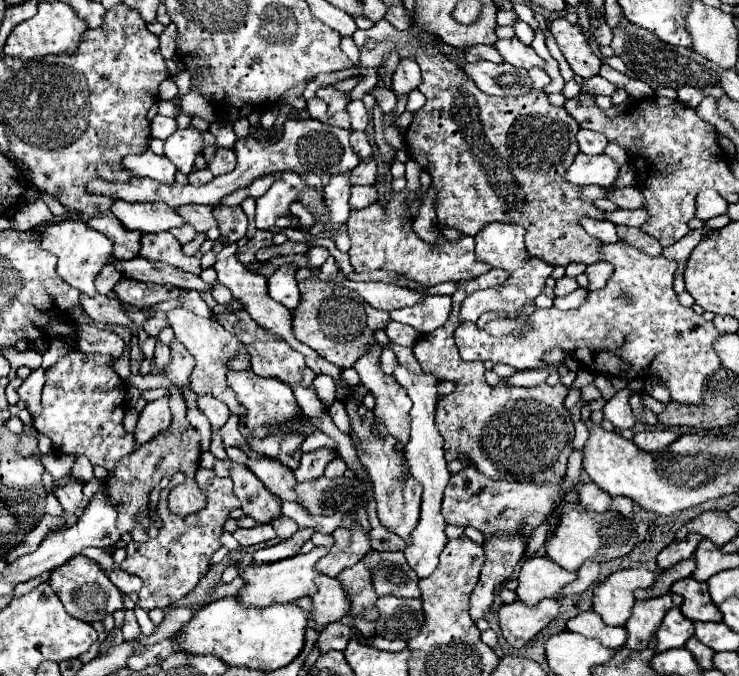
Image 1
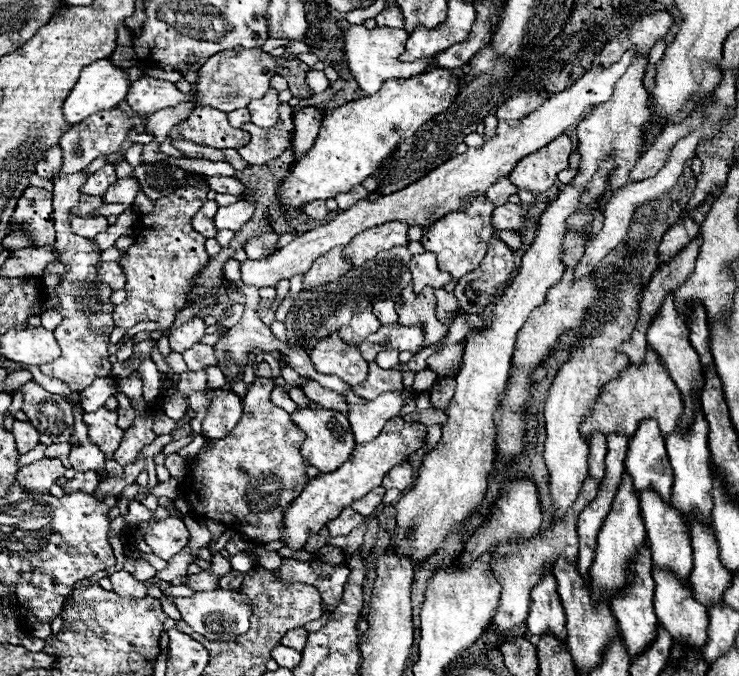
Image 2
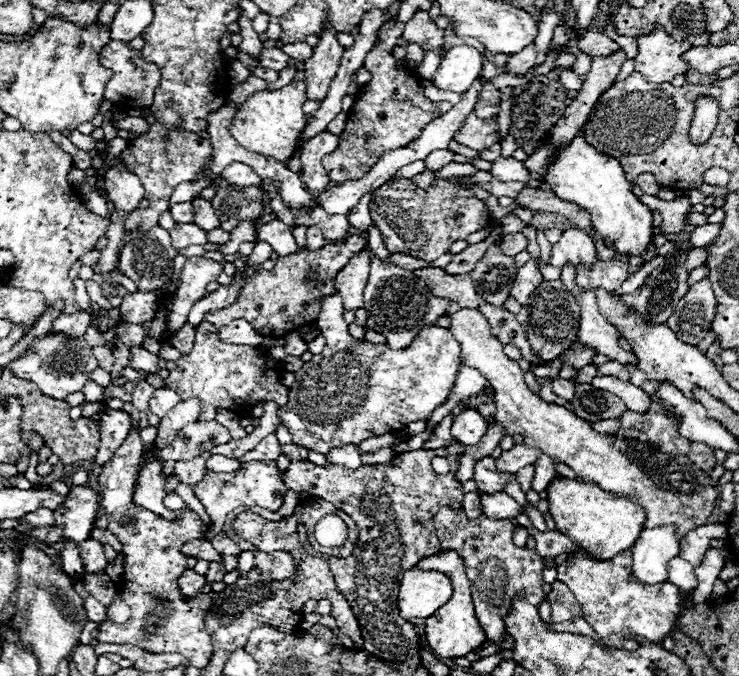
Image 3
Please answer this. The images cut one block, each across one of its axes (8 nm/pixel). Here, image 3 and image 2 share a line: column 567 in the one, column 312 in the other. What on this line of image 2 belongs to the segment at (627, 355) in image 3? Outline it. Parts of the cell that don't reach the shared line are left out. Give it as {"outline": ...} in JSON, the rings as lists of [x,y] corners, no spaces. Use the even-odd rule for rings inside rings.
{"outline":[[[338,246],[332,252],[318,258],[312,264],[312,270],[308,270],[306,276],[304,276],[304,288],[314,288],[314,286],[328,284],[328,282],[340,278],[342,274],[346,274],[352,268],[352,262],[342,256],[342,250],[344,248]]]}

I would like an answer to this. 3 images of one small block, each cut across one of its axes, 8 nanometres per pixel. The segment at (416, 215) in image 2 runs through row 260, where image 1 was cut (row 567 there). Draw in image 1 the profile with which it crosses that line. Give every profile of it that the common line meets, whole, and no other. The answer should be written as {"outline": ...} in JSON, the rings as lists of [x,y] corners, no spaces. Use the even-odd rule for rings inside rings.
{"outline":[[[314,548],[308,554],[296,554],[292,558],[278,560],[272,564],[248,564],[240,574],[240,578],[244,580],[244,586],[238,590],[236,600],[240,600],[240,604],[246,604],[246,608],[248,606],[266,608],[276,602],[294,602],[296,598],[312,596],[316,592],[314,578],[318,576],[314,566],[324,554],[328,554],[328,548]]]}

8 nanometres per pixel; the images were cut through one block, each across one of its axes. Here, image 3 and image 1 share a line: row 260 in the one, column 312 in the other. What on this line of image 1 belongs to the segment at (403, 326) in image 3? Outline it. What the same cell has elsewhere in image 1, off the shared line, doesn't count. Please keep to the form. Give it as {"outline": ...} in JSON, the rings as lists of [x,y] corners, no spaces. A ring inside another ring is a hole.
{"outline":[[[262,328],[254,336],[254,340],[244,340],[246,350],[252,358],[252,372],[264,378],[278,378],[280,382],[290,386],[312,386],[316,374],[304,364],[304,356],[294,352],[282,340],[266,334]]]}

